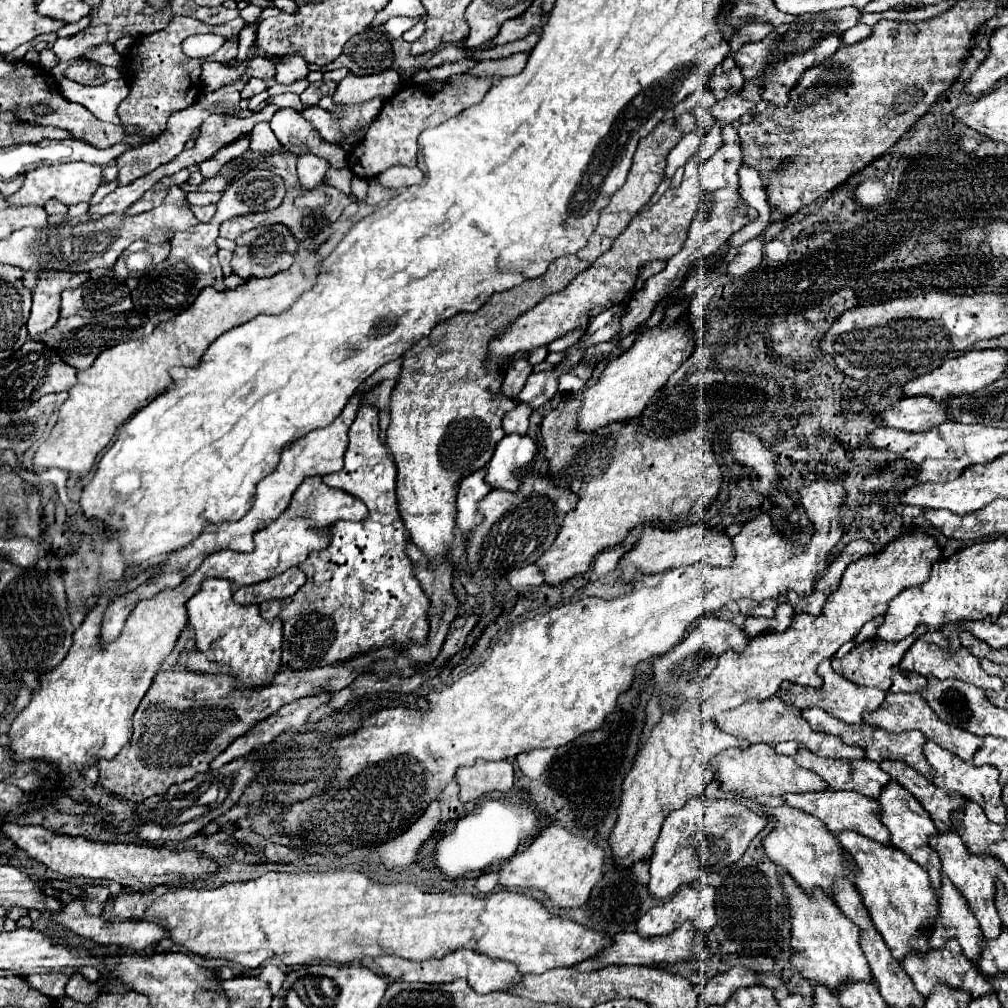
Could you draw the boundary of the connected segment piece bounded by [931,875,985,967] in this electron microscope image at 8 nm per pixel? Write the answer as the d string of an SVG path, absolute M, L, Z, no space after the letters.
M943 875L939 895L939 921L935 921L931 931L931 947L941 949L951 939L959 941L967 959L973 961L975 967L979 967L979 955L985 943L983 933L965 897Z

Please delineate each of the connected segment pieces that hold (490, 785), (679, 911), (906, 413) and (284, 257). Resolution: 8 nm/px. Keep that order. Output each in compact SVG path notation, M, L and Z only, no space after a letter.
M479 759L471 767L459 767L455 775L461 787L461 801L473 801L491 791L509 791L513 787L513 763L503 761L483 761Z
M685 885L681 887L667 903L651 907L637 923L637 933L641 937L653 937L653 935L667 935L675 931L683 921L695 919L695 927L699 933L707 935L715 925L715 887L713 885Z
M905 397L871 419L877 427L895 427L917 433L947 421L943 409L947 409L947 405L931 401L931 397Z
M267 225L267 227L255 227L253 231L241 235L237 241L235 257L231 261L233 273L237 273L243 279L249 277L271 277L279 271L287 271L297 253L297 239L291 235L291 231L285 225Z

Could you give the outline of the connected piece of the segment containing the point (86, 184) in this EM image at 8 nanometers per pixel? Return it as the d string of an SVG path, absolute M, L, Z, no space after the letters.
M63 163L63 165L43 165L35 171L29 171L23 187L11 195L11 205L39 205L43 207L47 201L55 199L65 203L67 207L77 203L87 203L91 195L103 181L103 167L97 163Z

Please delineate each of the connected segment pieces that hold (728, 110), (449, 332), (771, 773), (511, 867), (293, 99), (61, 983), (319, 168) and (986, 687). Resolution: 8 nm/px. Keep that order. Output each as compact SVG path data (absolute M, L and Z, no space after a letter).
M731 91L731 93L727 93L727 97L723 97L721 101L717 101L711 107L711 113L717 121L721 121L721 127L723 127L723 125L737 121L747 111L755 109L755 105L757 105L755 101L747 101L745 97L741 97L741 91L737 91L737 93Z
M661 121L647 137L639 141L639 147L633 157L633 167L627 175L627 183L611 197L609 205L601 211L599 225L595 227L591 239L587 245L567 257L555 259L547 273L537 277L537 279L527 279L519 287L501 291L491 295L487 305L483 305L475 313L457 313L445 321L439 321L427 337L421 341L413 343L405 355L403 355L403 365L401 365L401 375L399 381L391 393L391 423L387 427L387 447L395 459L397 465L397 507L399 515L411 535L411 543L419 547L419 551L427 557L429 569L437 569L447 555L455 549L455 517L457 517L457 491L459 483L463 481L465 475L475 473L487 465L491 459L495 445L505 437L505 431L501 427L501 419L519 405L517 399L509 399L501 393L501 383L503 383L503 371L489 367L485 361L487 355L487 341L491 339L493 333L499 333L505 325L515 321L521 313L527 309L535 307L541 299L545 299L549 293L563 291L579 273L583 273L599 255L603 255L607 249L611 249L613 241L627 229L629 221L649 203L651 195L657 191L657 185L665 177L665 165L667 165L667 155L669 151L683 139L683 133L679 125Z
M755 743L747 749L727 749L727 753L721 753L715 759L715 771L719 771L719 781L725 791L731 791L747 799L757 799L761 805L767 807L785 805L781 793L809 793L829 789L829 785L821 777L817 777L817 773L797 767L795 761L791 761L791 757L779 755L767 743Z
M551 825L547 831L539 833L523 853L517 853L511 861L501 865L499 883L503 887L545 891L555 907L581 907L589 899L591 889L603 879L603 861L605 851L597 843L573 835L565 827Z
M285 93L285 95L275 95L273 103L277 107L291 107L291 109L303 109L303 103L299 101L299 95L293 93Z
M59 971L59 973L35 973L29 975L27 981L31 987L39 989L47 997L65 997L65 985L71 979L71 971Z
M299 153L297 157L297 175L301 181L301 187L311 191L323 183L325 171L329 163L323 157L317 157L313 153Z
M927 631L925 635L921 635L921 637L915 641L915 645L911 645L911 649L905 653L905 657L903 657L903 661L901 661L901 669L905 669L905 671L915 671L915 673L919 673L919 675L923 675L923 677L933 675L933 677L937 677L937 679L947 679L947 677L961 679L961 681L965 681L965 683L973 683L975 687L979 687L979 689L983 689L983 691L1001 691L1001 689L1005 687L1005 683L1003 683L999 677L991 677L991 675L987 675L987 673L981 669L979 659L977 659L969 649L961 647L955 657L947 657L947 649L949 649L949 645L947 645L947 639L945 639L945 635L943 635L941 631L933 631L933 633Z

